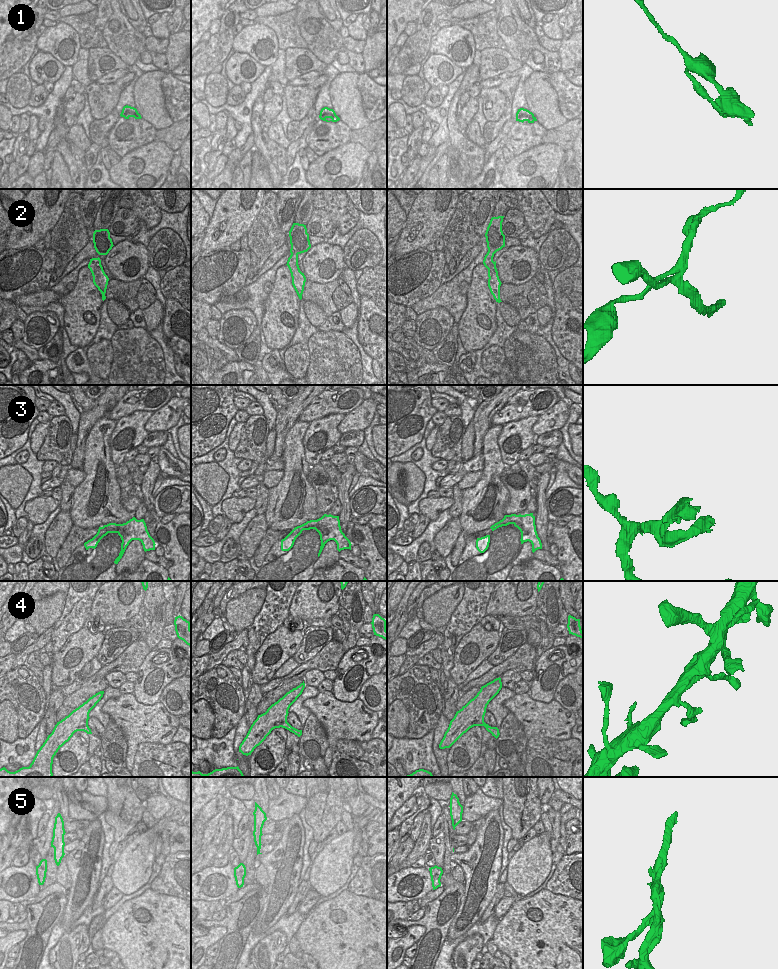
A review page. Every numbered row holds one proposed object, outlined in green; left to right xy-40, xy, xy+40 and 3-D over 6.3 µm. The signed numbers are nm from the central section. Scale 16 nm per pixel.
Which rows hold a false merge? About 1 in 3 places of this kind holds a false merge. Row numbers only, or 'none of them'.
2, 5

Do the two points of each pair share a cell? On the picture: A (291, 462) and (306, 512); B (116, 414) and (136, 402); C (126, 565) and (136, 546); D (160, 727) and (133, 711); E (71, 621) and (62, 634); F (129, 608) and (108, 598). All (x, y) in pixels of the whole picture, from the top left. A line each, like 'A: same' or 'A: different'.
A: same
B: same
C: same
D: same
E: same
F: same

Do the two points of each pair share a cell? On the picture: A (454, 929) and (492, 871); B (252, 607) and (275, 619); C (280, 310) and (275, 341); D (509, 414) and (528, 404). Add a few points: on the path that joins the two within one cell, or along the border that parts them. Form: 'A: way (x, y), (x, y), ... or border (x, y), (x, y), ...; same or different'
A: way (467, 915), (477, 897), (479, 886); same
B: border (266, 591), (266, 596), (259, 612), (247, 628); different
C: way (279, 318), (278, 333); same
D: way (514, 410), (519, 406), (523, 406); same

